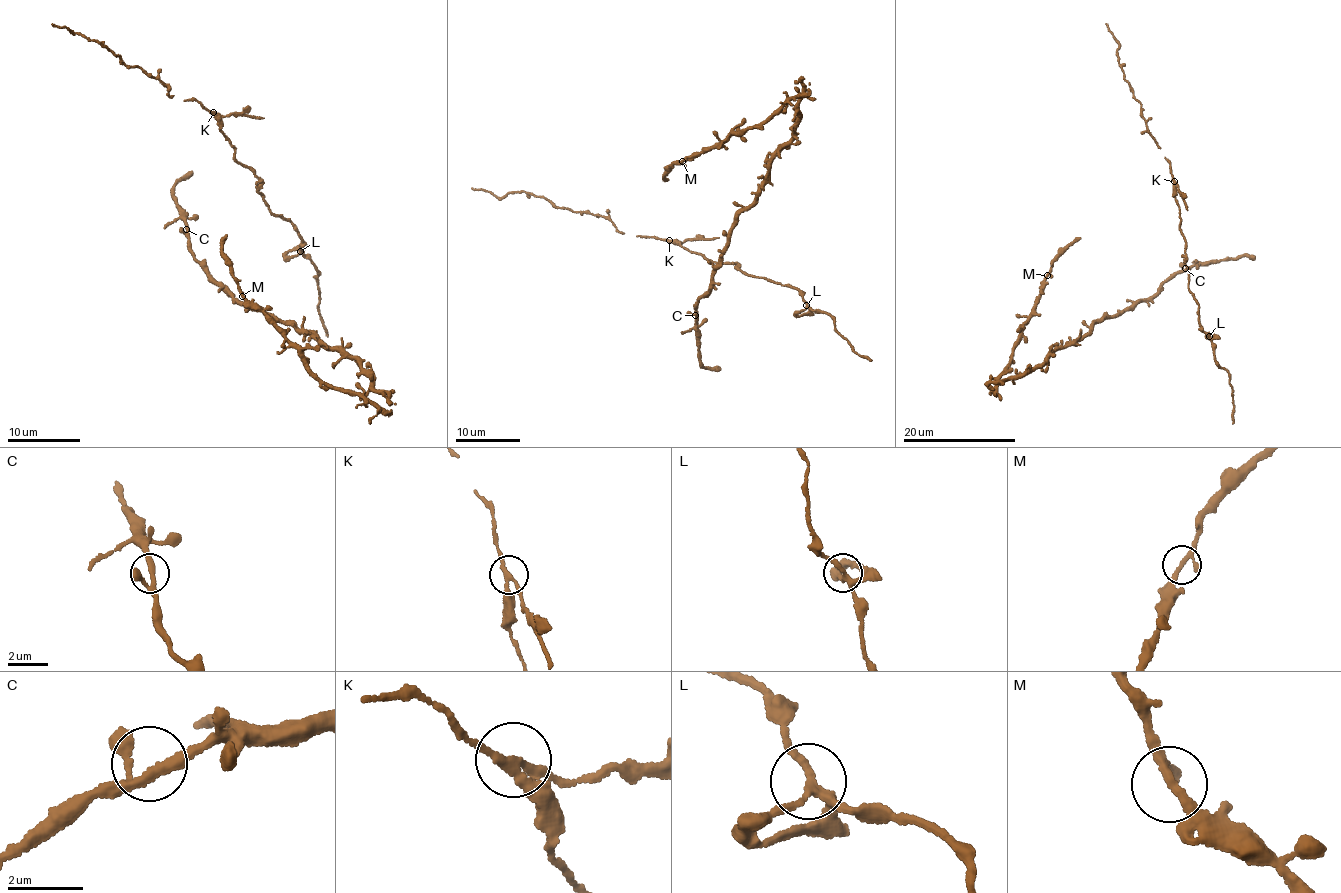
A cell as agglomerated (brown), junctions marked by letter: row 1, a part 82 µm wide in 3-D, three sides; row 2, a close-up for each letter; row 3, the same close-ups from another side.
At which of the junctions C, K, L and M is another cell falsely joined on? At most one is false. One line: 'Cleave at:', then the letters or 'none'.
Cleave at: K

